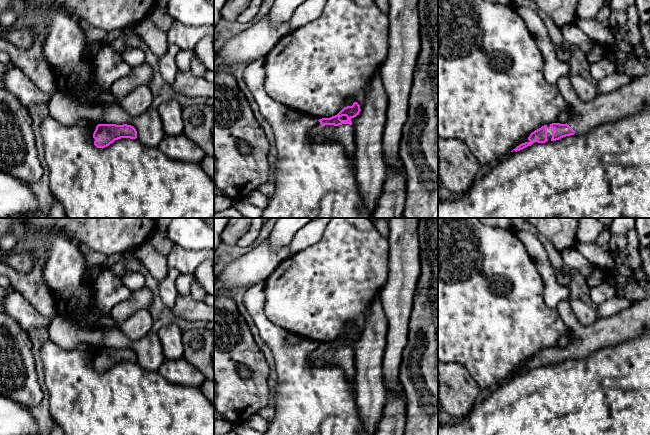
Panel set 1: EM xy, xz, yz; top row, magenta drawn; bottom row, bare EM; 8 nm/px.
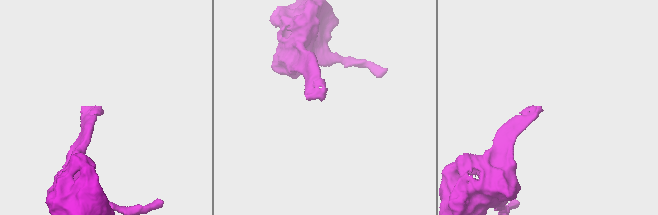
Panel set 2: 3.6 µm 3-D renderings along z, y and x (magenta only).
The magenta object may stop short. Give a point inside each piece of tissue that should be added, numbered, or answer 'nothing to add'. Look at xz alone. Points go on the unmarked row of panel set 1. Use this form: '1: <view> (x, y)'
1: xz (344, 358)

